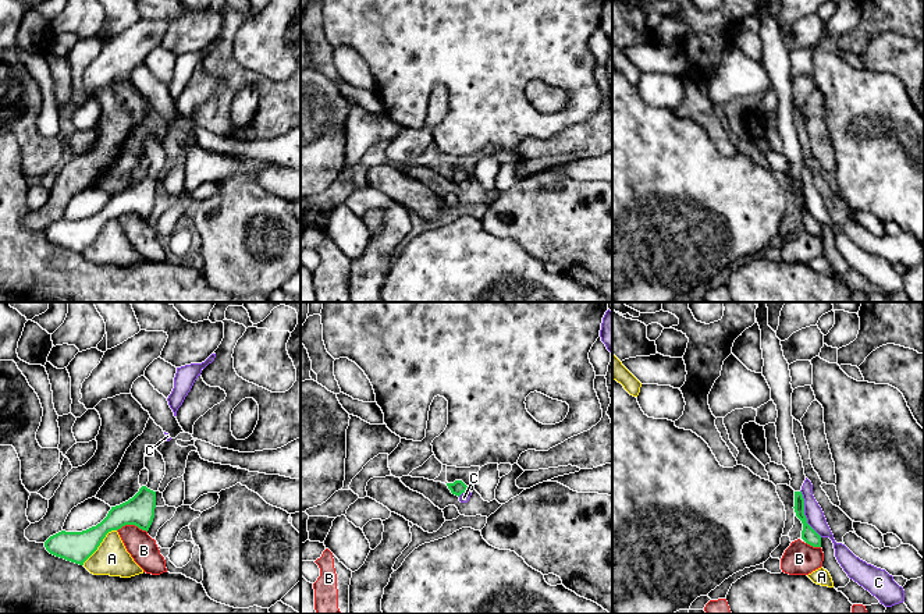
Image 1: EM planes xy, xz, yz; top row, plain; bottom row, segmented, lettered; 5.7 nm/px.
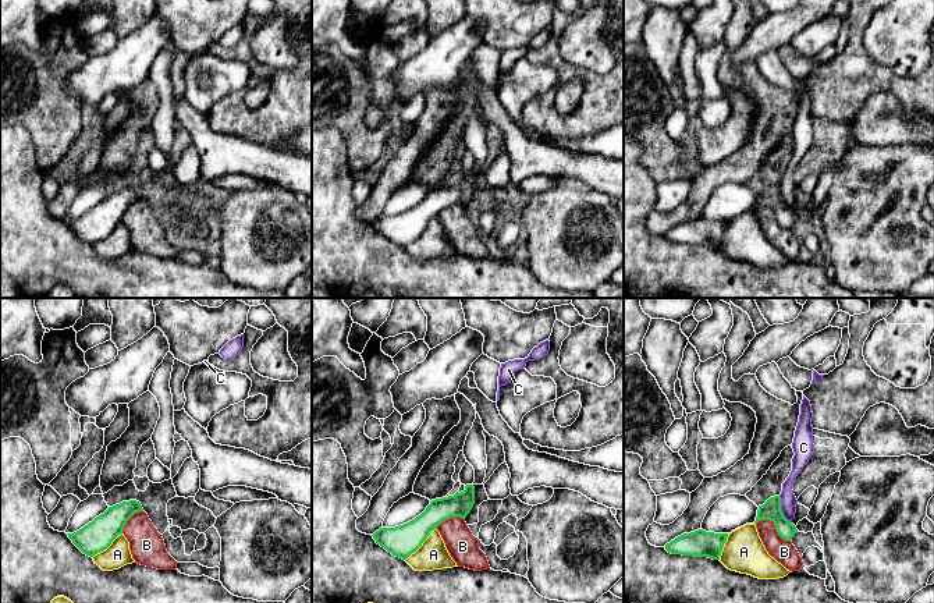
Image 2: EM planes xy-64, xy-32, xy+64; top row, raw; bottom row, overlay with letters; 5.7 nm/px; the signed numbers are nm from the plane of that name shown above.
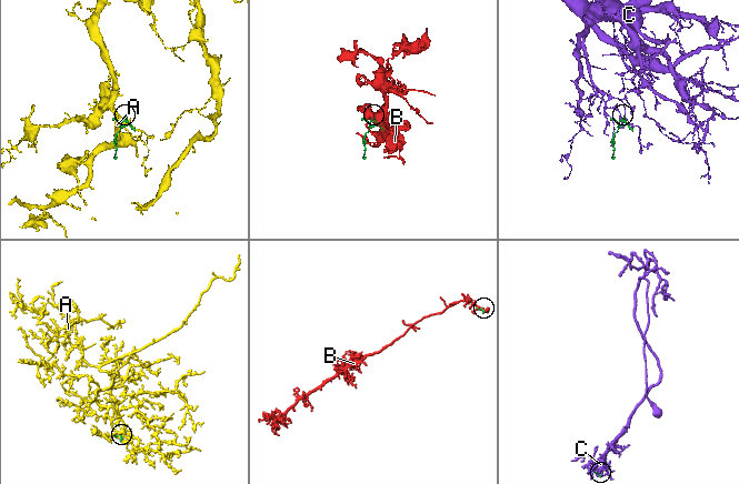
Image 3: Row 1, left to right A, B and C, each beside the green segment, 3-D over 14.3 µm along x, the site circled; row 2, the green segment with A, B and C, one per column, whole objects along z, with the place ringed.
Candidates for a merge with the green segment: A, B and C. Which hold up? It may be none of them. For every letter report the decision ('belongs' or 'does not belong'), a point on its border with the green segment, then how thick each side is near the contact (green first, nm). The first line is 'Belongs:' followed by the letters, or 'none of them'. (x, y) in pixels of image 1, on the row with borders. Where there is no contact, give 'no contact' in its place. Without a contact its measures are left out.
Belongs: none of them
A: does not belong; contact xy (99, 545); calibres 180 and 190 nm
B: does not belong; contact xy (132, 524); calibres 170 and 160 nm
C: does not belong; contact yz (803, 514); calibres 90 and 100 nm

